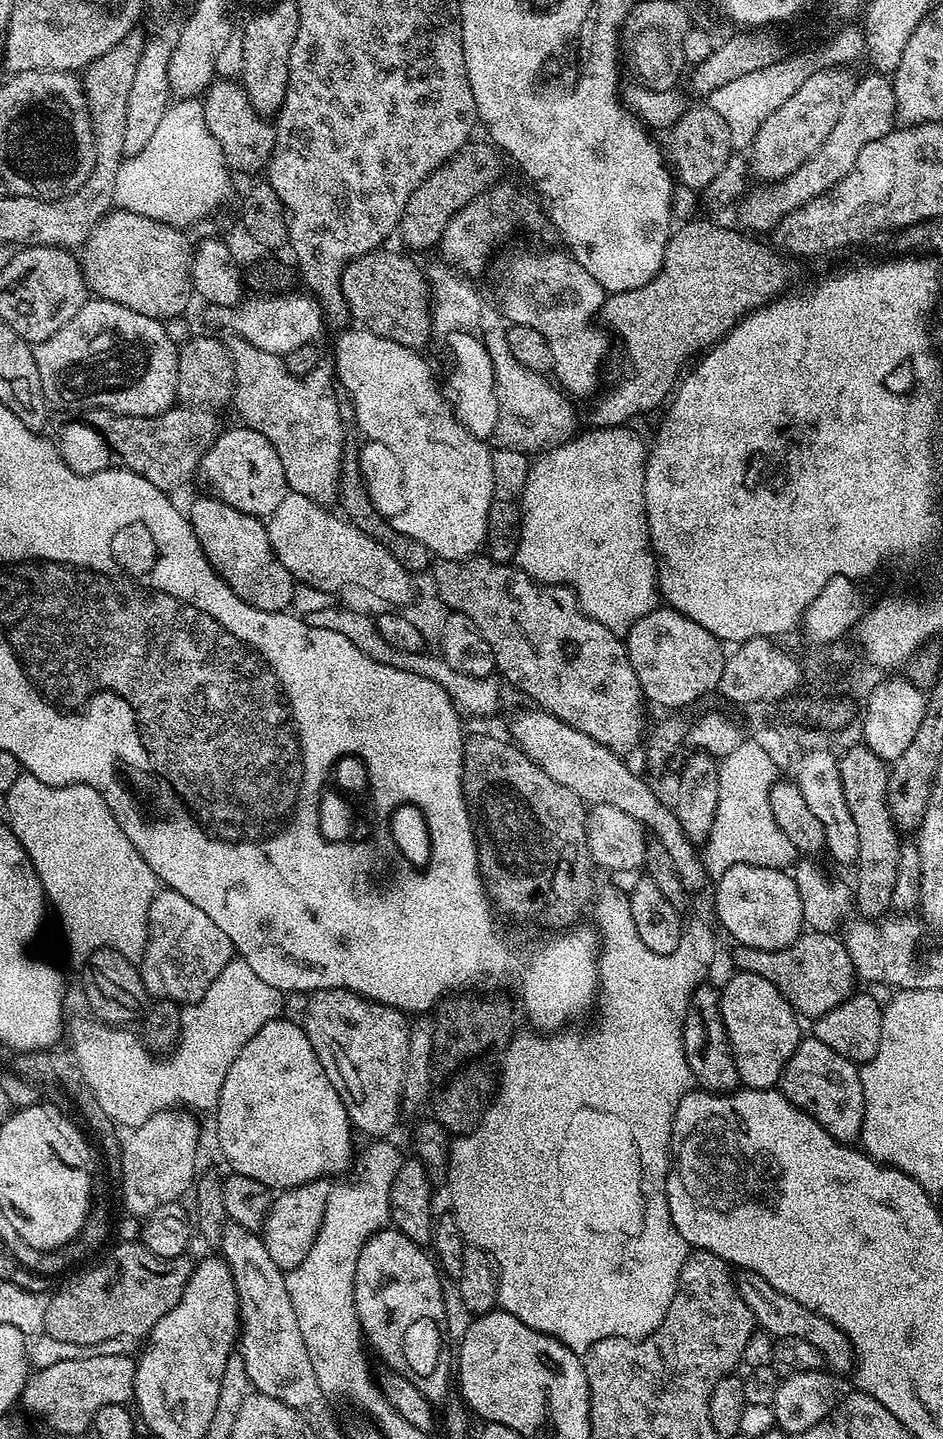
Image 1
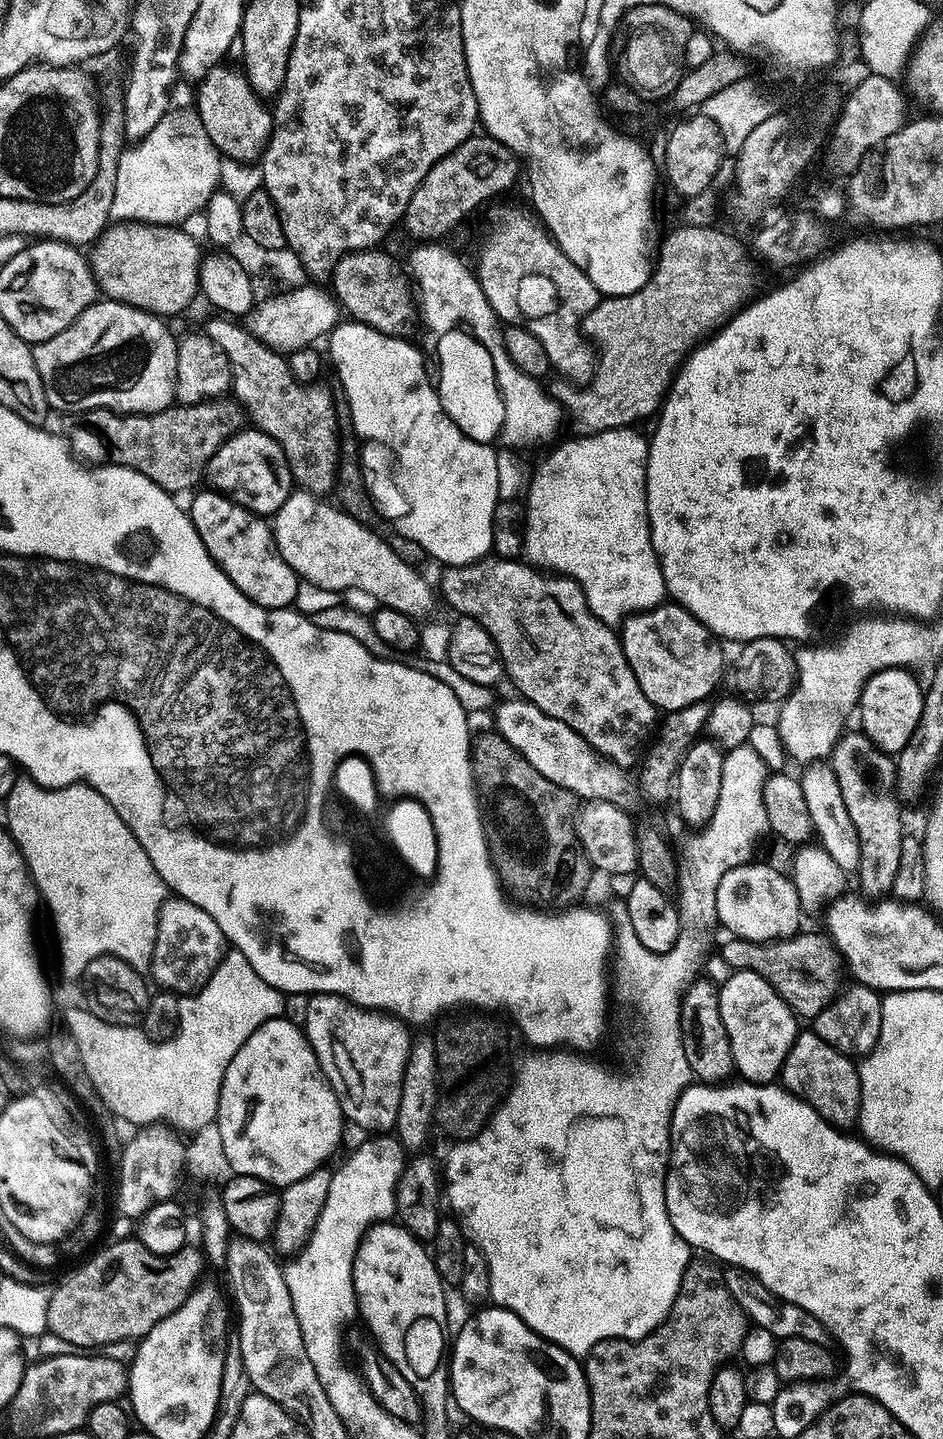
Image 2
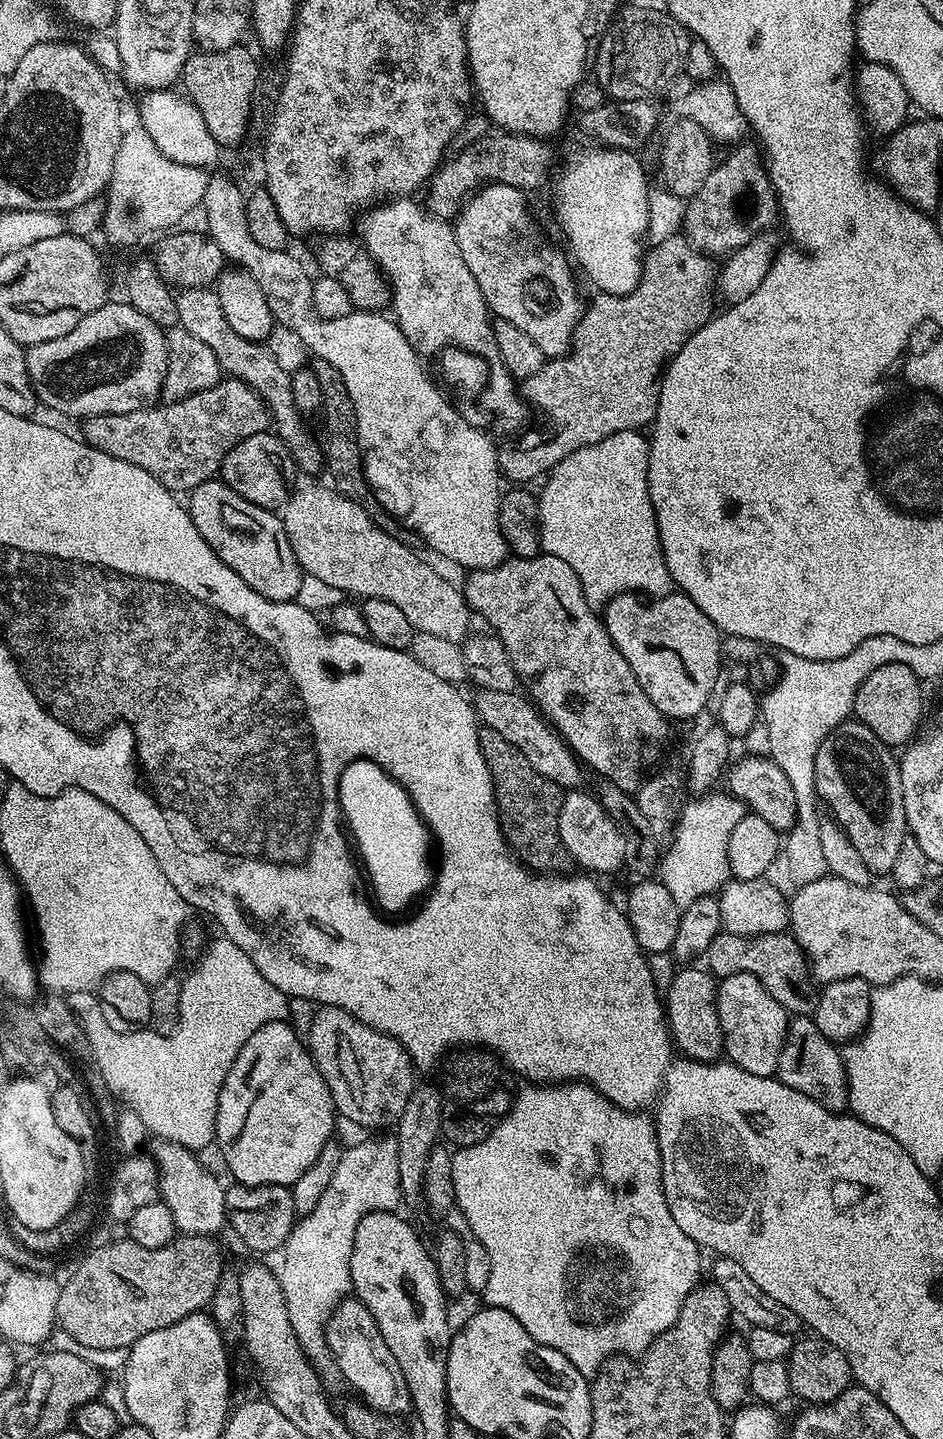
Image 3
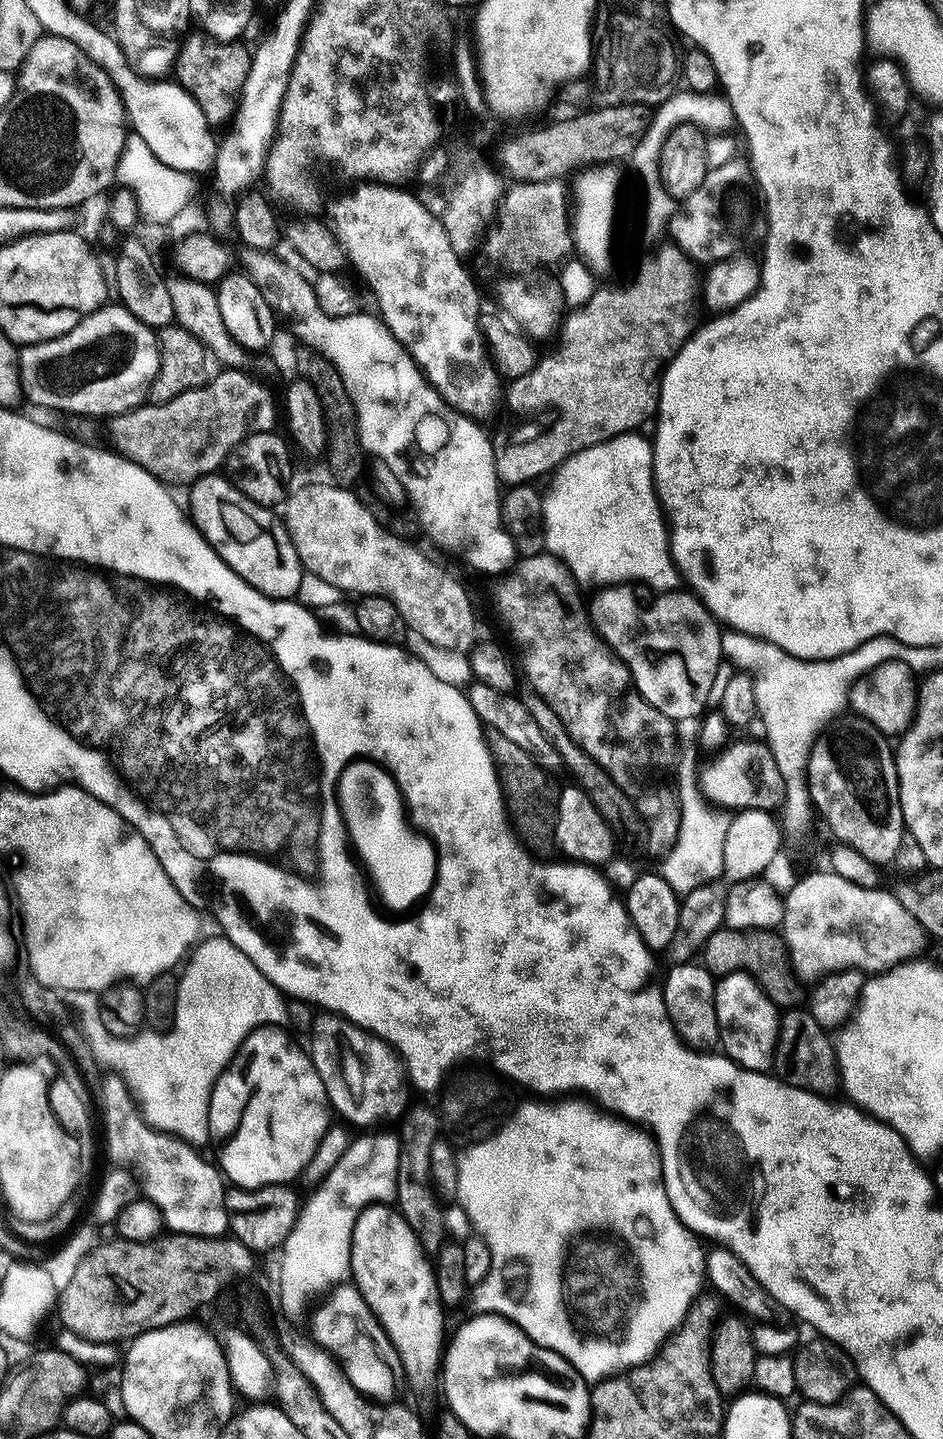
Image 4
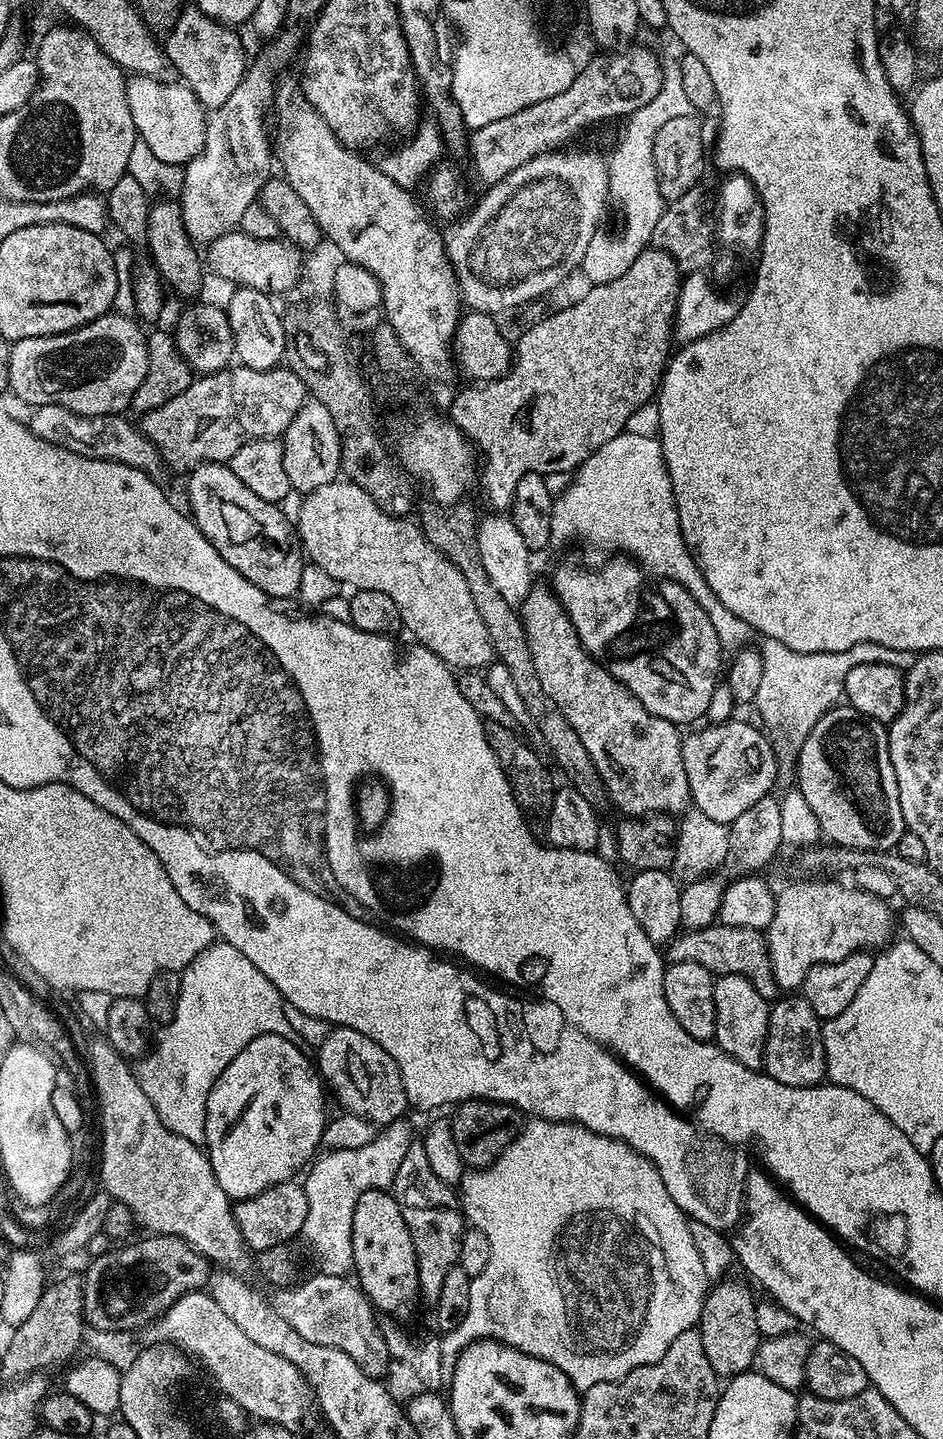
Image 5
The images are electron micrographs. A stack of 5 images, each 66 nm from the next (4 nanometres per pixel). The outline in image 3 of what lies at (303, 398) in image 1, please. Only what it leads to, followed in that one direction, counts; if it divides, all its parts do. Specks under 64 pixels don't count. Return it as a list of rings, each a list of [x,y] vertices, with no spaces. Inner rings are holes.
[[[201,286],[199,288],[186,288],[175,293],[178,310],[179,327],[190,330],[194,338],[199,338],[214,350],[218,358],[221,369],[229,377],[246,382],[262,399],[264,405],[268,407],[270,413],[270,424],[275,435],[283,440],[288,448],[288,453],[292,455],[293,465],[304,472],[321,471],[324,468],[325,449],[321,441],[308,433],[308,428],[304,425],[305,417],[294,407],[294,395],[291,393],[291,375],[289,369],[284,369],[280,365],[280,360],[271,352],[264,348],[263,343],[242,338],[242,334],[234,334],[230,322],[222,314],[222,302],[218,302],[218,294],[211,287]]]

